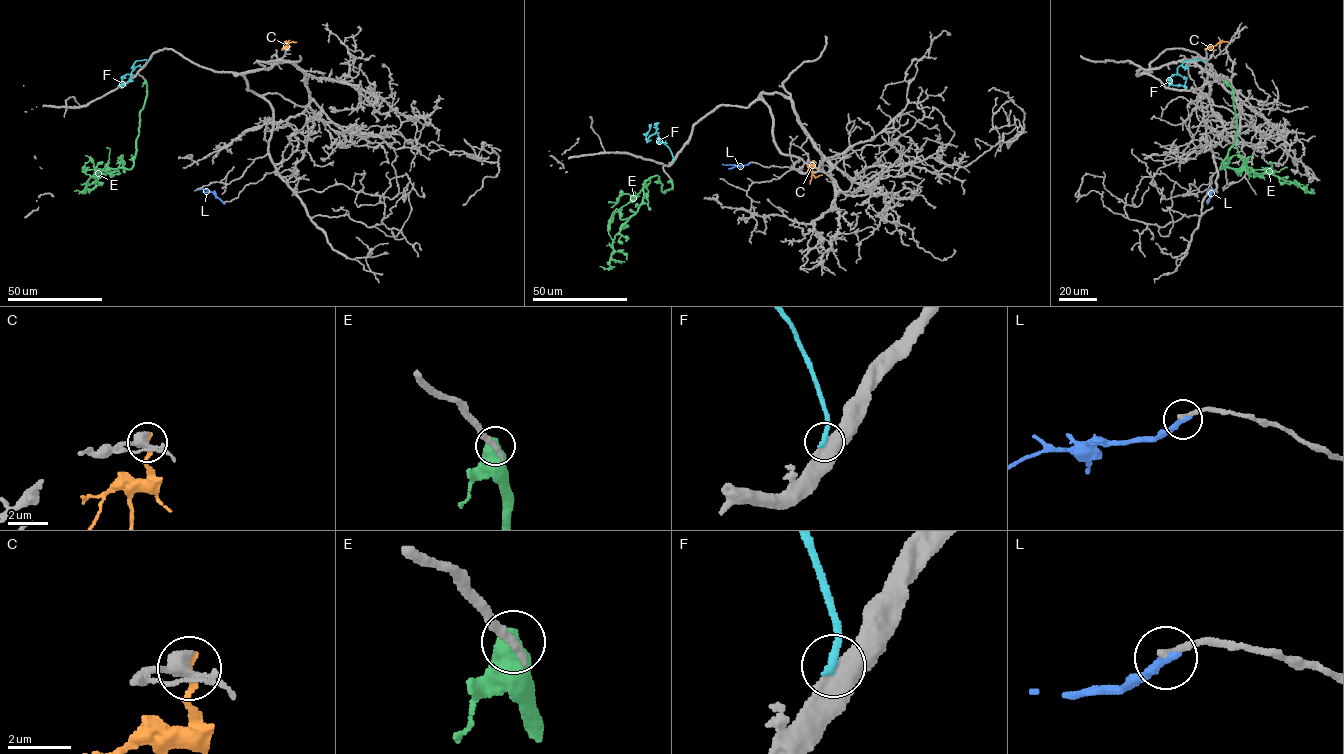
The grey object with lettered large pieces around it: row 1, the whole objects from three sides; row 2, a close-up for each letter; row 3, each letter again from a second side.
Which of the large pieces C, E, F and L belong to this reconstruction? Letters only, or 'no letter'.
no letter

